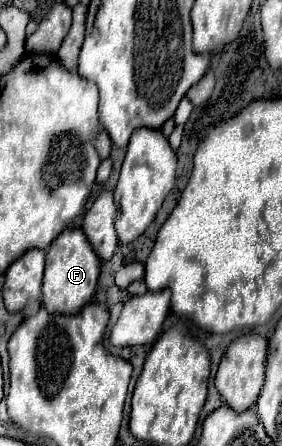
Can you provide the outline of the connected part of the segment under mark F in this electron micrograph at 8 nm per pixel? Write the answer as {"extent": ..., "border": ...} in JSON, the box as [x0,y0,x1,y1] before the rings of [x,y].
{"extent":[42,228,101,312],"border":[[[81,228],[63,230],[47,250],[45,262],[45,278],[42,281],[42,304],[47,312],[79,312],[79,308],[87,306],[93,300],[97,278],[99,278],[101,260],[93,252],[87,236]]]}

